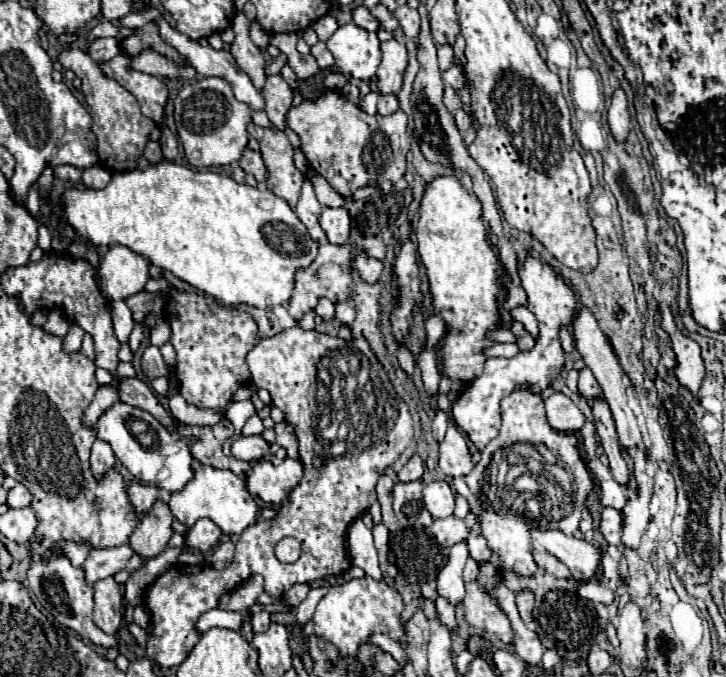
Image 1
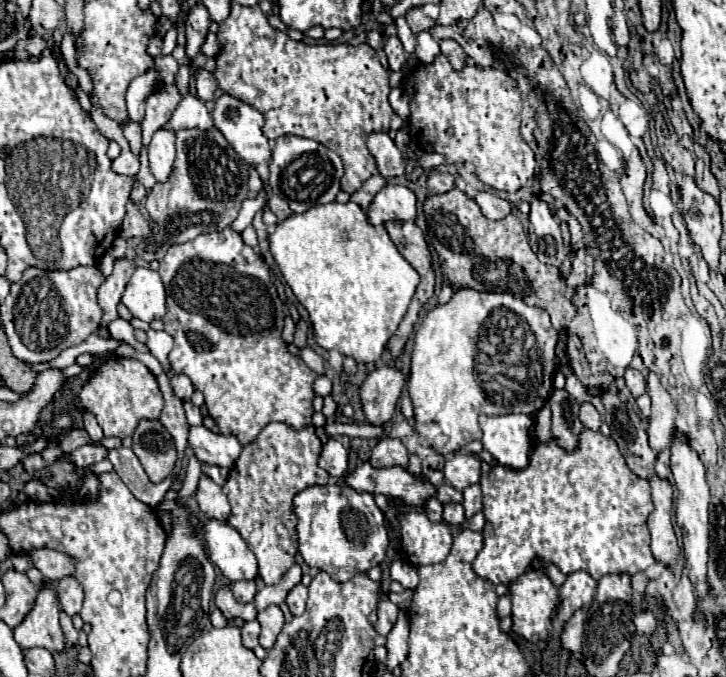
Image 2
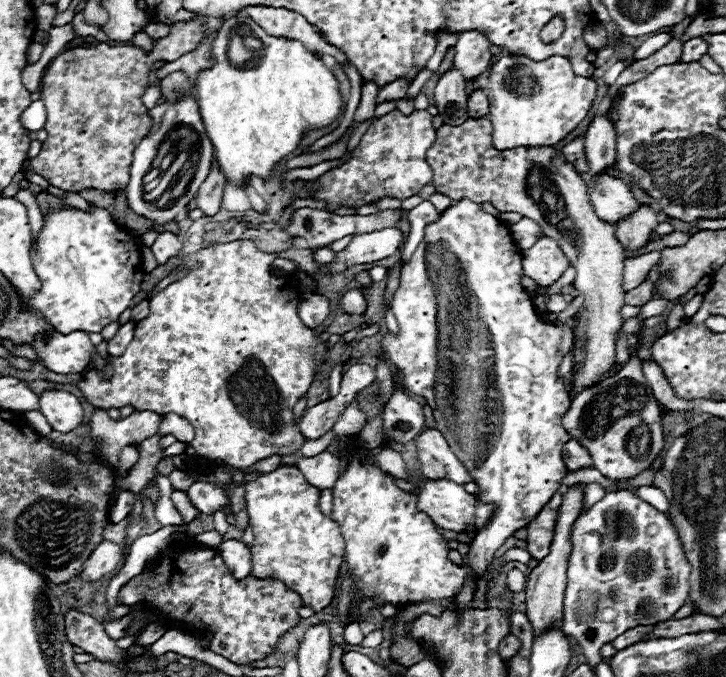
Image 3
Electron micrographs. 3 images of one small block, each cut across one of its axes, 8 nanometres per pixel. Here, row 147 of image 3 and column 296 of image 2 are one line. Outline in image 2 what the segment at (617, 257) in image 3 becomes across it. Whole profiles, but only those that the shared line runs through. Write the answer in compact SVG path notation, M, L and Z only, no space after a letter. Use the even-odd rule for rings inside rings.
M270 422L254 442L244 446L242 454L234 462L234 468L230 470L228 482L224 484L222 490L228 496L228 502L232 506L232 512L228 516L228 524L234 526L242 538L246 540L248 548L256 554L258 560L258 574L264 584L276 584L282 574L294 564L296 556L296 518L292 514L292 498L302 492L304 488L316 486L316 484L326 484L328 482L328 472L318 466L318 456L320 456L322 442L314 434L314 426L306 426L304 430L296 432L294 428L282 424L282 422Z

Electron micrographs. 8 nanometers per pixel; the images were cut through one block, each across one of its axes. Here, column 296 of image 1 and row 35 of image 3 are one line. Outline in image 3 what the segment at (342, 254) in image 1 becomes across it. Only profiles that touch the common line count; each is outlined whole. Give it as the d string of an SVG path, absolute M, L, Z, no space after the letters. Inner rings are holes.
M248 6L244 14L258 22L258 26L262 26L268 34L274 34L278 38L294 38L302 42L312 54L330 54L338 62L348 62L348 58L338 48L324 42L316 28L312 28L312 24L298 12L272 6Z

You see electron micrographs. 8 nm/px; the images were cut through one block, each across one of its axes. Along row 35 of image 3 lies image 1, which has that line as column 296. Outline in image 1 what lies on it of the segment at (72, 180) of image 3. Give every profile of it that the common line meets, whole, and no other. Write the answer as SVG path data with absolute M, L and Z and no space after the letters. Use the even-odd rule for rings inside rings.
M250 124L248 132L260 142L262 160L268 170L266 188L294 208L300 198L300 170L296 170L292 162L294 148L290 140L276 128L258 128Z

